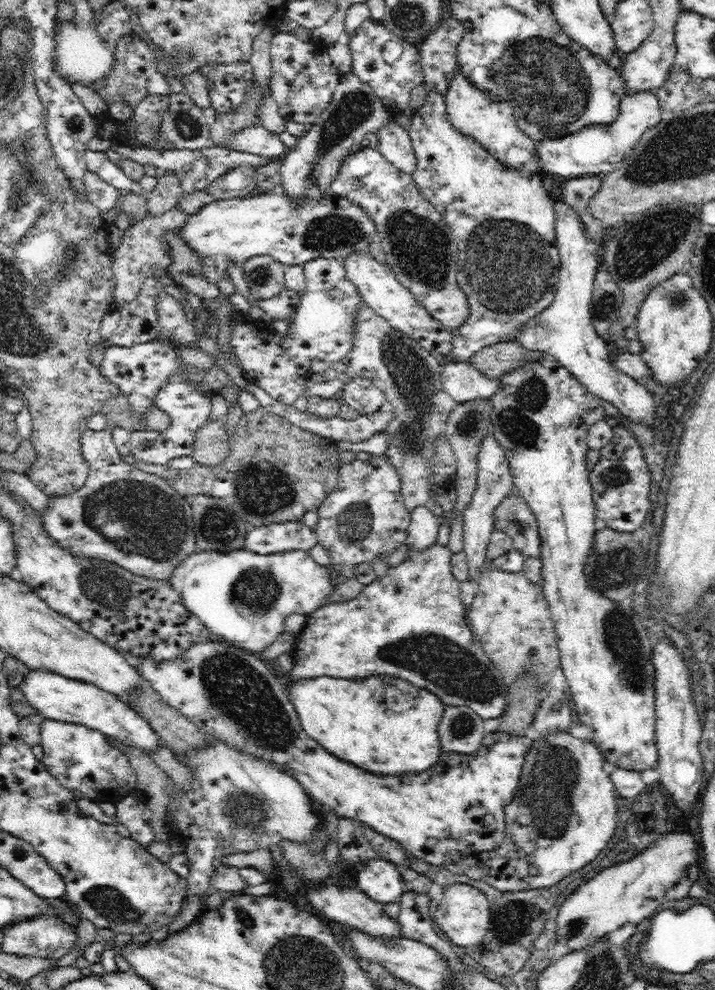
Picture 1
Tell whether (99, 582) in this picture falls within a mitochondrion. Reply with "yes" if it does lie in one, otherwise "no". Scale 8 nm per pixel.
yes

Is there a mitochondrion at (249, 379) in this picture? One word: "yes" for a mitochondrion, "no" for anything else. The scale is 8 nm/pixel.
no

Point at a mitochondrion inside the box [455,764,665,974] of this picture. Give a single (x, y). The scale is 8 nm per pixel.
(510, 920)

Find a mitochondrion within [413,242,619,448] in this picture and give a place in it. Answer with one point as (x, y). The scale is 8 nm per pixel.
(465, 425)

